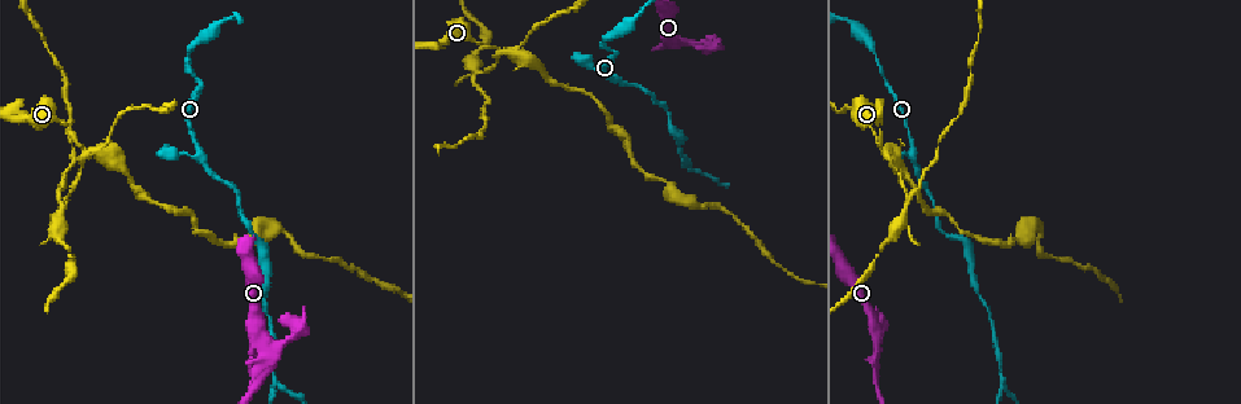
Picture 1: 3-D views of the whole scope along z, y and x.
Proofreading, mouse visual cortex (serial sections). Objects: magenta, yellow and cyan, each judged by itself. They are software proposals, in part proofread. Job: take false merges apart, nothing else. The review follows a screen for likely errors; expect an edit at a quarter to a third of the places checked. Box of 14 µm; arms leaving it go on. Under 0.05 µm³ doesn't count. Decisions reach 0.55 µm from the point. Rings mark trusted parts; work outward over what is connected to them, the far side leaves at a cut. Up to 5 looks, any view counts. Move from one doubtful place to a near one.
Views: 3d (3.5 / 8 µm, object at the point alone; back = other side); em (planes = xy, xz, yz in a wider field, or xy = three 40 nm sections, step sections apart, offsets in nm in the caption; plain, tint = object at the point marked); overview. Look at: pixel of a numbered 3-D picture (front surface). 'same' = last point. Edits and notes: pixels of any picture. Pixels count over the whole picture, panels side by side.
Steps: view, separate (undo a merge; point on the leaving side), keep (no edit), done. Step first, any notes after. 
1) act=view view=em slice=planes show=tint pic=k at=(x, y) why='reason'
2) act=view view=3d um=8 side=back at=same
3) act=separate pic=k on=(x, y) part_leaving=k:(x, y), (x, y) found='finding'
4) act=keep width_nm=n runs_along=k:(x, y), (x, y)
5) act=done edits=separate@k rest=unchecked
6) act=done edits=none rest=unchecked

act=view view=3d um=3.5 pic=1 at=(198, 153) why='branch point'

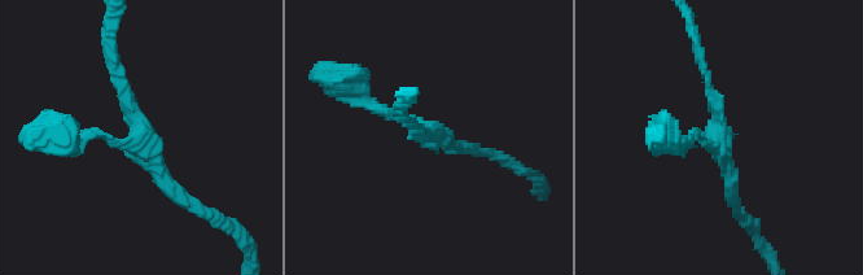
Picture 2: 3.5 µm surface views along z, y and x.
act=view view=em slice=xy step=1 show=tint pic=2 at=(720, 142)

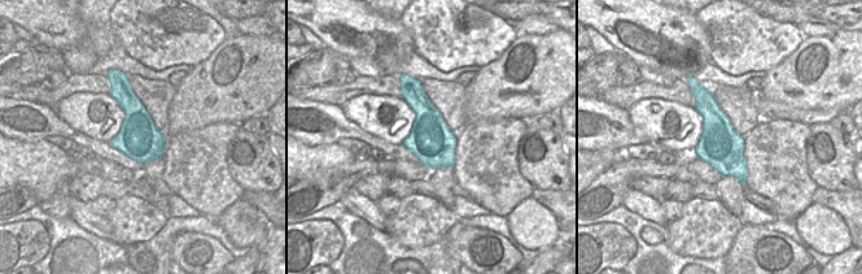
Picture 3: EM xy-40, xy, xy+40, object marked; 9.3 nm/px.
act=keep found='all the same cell'

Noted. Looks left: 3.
act=view view=3d um=3.5 pic=1 at=(692, 170)

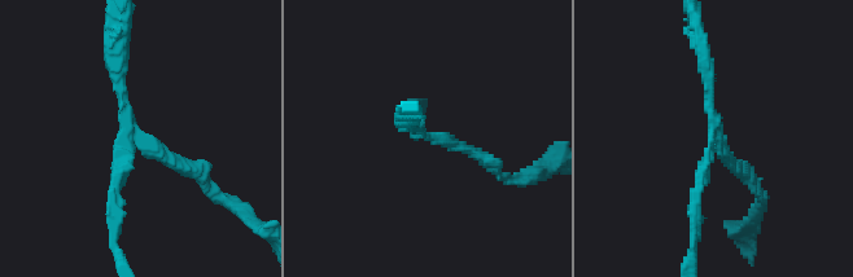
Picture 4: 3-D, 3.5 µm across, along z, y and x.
act=view view=em slice=xy step=5 show=tint pic=4 at=(420, 134)

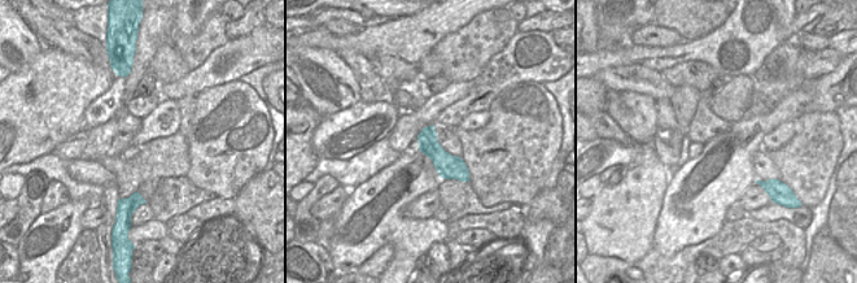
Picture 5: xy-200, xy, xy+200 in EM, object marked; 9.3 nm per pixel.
act=view view=em slice=xy step=3 show=tint at=same why='cut it another way'

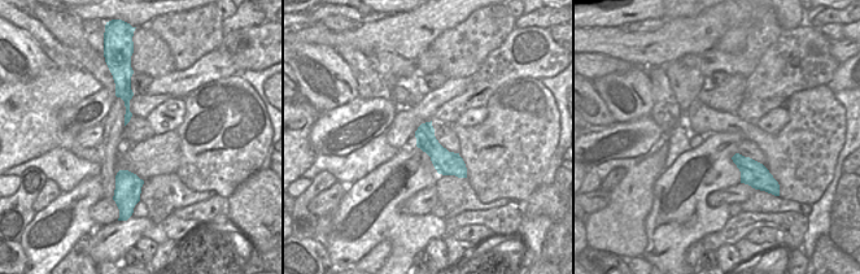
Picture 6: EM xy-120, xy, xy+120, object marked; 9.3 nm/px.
act=keep arms=3 arm_widths_nm=150,150,200 runs_along=6:(424, 126), (426, 140), (463, 174) found='continuous, no second cell'

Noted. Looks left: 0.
act=done edits=none rest=unchecked

